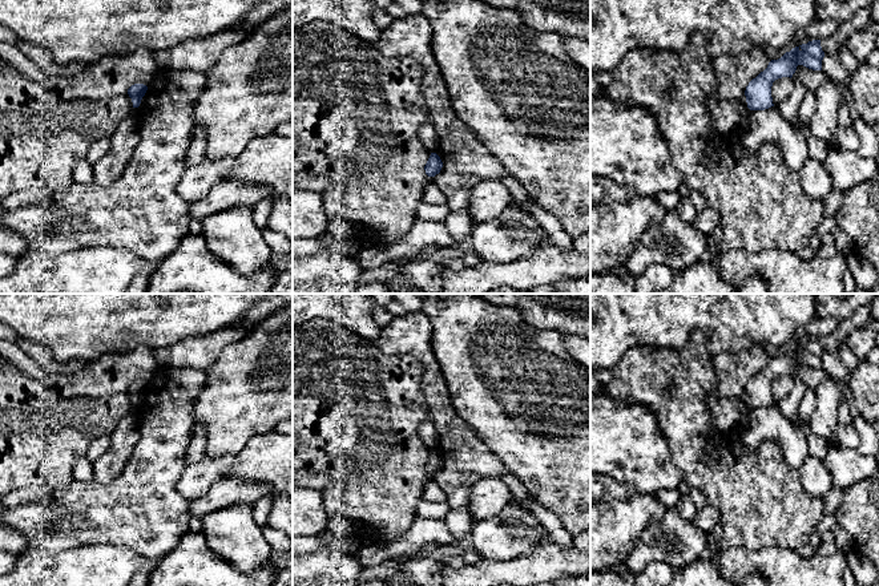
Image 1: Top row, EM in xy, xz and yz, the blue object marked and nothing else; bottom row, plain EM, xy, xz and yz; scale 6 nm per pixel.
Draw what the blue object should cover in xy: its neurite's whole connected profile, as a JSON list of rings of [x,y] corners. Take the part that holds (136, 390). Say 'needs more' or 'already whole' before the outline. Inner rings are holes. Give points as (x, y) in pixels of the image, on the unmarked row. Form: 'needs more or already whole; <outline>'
already whole; [[[134,381],[128,387],[128,392],[132,396],[133,405],[138,405],[142,395],[145,393],[148,384],[144,381]]]

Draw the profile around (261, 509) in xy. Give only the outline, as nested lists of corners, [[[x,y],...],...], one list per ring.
[[[263,496],[261,500],[258,500],[253,505],[253,517],[254,517],[254,521],[261,528],[263,528],[265,525],[267,525],[267,520],[269,520],[273,504],[274,504],[274,501],[271,498],[269,498],[267,496]]]

